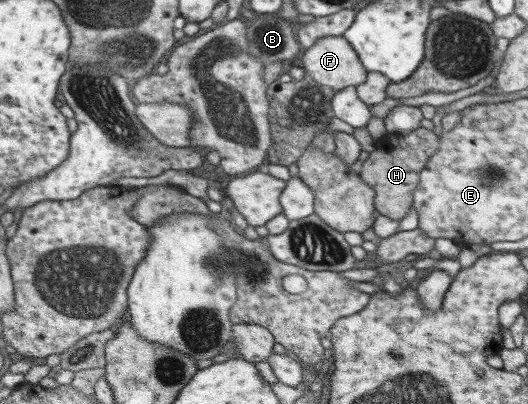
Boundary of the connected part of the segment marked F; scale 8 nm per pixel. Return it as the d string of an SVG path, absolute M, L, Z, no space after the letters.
M321 36L303 51L304 72L317 83L337 91L366 81L366 68L343 36Z

